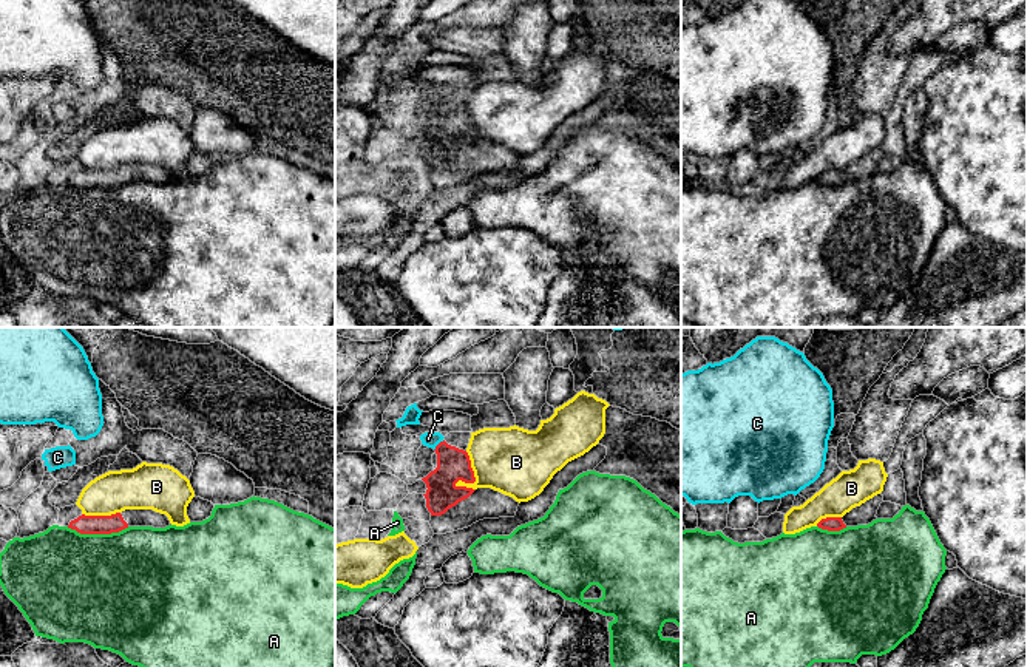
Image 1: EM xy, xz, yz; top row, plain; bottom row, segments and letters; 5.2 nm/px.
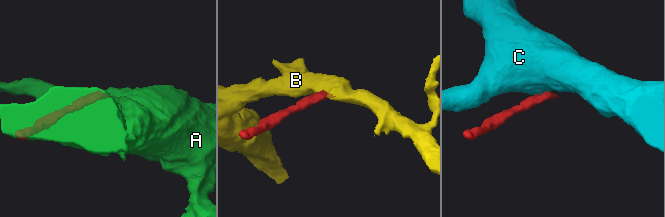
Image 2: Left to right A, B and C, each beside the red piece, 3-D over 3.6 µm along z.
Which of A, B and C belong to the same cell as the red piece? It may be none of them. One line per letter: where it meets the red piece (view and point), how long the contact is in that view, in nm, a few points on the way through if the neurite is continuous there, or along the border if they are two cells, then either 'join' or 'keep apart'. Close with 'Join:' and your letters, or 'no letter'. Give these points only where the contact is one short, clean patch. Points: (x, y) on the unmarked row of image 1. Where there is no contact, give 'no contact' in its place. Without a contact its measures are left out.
A: meets red in xy at (98, 187); contact 320 nm long; keep apart
B: meets red in xz at (473, 130); contact 220 nm long; border along xz (465, 105), (474, 132), (473, 136), (465, 139), (474, 144); keep apart
C: meets red in xz at (437, 99); contact 80 nm long; border along xz (444, 94), (434, 104); keep apart
Join: no letter

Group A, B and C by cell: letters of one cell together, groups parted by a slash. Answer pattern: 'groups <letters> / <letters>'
groups A / B / C

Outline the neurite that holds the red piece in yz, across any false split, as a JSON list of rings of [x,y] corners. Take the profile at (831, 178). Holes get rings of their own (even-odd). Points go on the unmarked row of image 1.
[[[880,147],[860,161],[852,162],[843,171],[822,173],[817,181],[828,185],[840,185],[846,181],[868,179],[877,173],[876,168],[882,156],[883,150]]]

